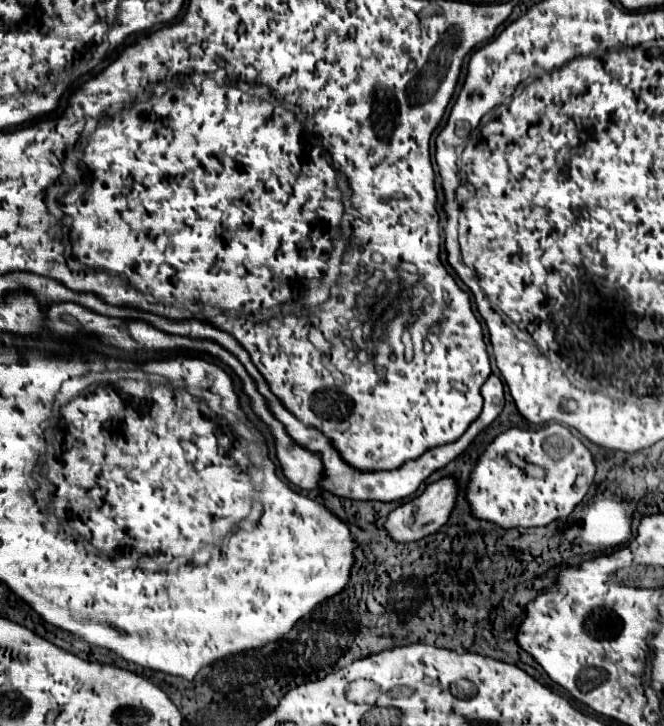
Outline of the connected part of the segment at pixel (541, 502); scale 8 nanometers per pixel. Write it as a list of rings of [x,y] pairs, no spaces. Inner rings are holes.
[[[549,424],[541,430],[511,428],[499,434],[479,458],[467,488],[467,500],[473,516],[495,522],[503,528],[545,526],[553,520],[565,520],[573,512],[589,492],[595,470],[597,466],[591,450],[567,426]],[[507,452],[515,452],[525,458],[525,462],[537,464],[547,476],[529,478],[529,474],[521,474],[517,466],[509,466],[509,462],[505,462]]]

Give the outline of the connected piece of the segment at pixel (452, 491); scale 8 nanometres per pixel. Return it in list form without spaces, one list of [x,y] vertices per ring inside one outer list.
[[[445,476],[437,482],[431,482],[421,496],[405,502],[405,504],[399,504],[387,518],[385,522],[385,528],[389,530],[391,538],[397,540],[397,542],[413,542],[413,540],[419,540],[423,536],[429,536],[433,532],[437,532],[447,520],[449,520],[449,514],[451,510],[455,508],[455,500],[457,500],[457,492],[459,492],[459,486],[457,486],[457,478],[451,478],[451,476]]]

